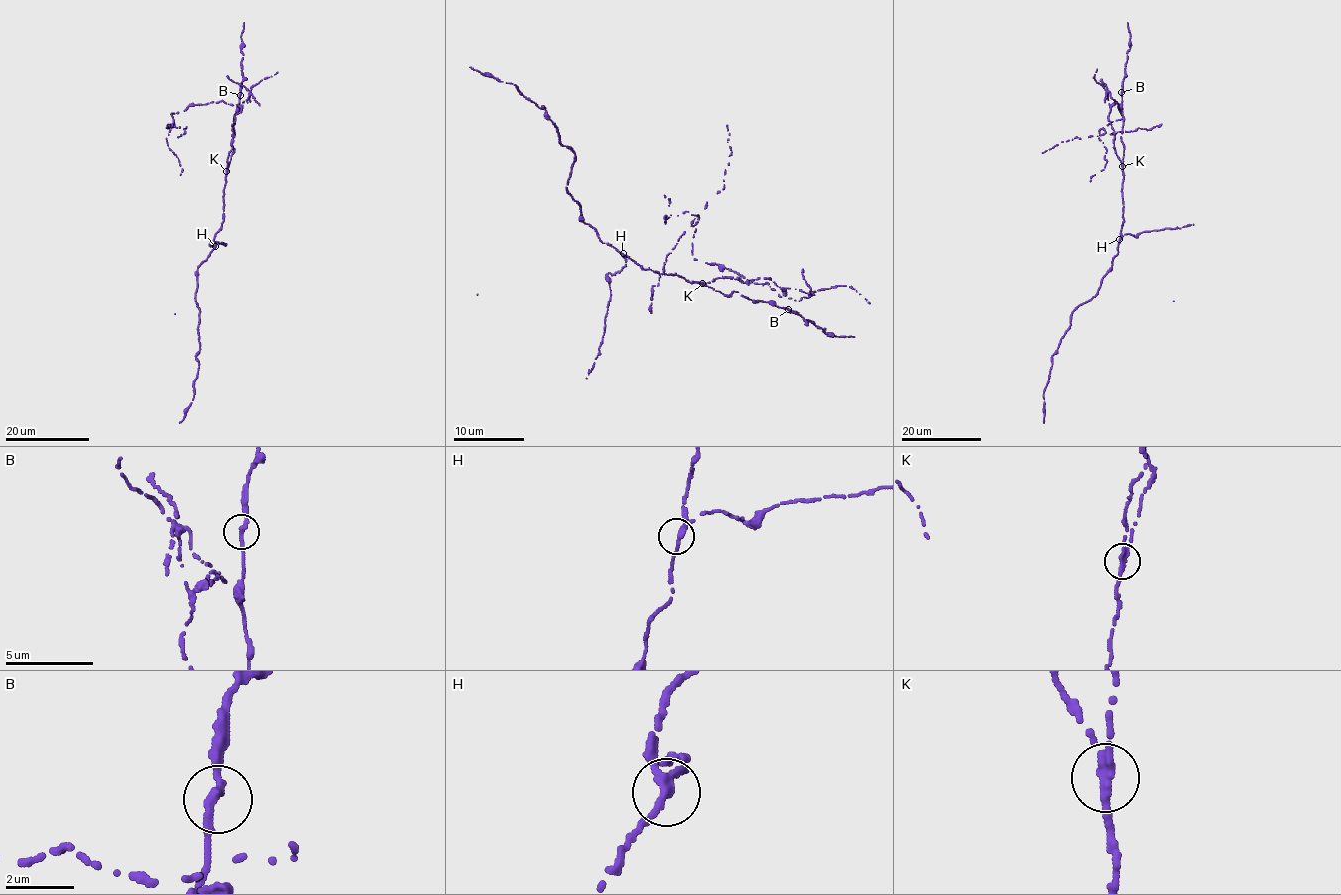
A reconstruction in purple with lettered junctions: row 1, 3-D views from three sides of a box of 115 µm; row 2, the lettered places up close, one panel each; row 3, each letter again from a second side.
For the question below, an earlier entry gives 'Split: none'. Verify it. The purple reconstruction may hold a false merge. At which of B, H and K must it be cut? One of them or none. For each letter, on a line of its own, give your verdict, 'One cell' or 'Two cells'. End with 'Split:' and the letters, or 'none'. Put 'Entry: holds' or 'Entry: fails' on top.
Entry: fails
B: One cell
H: One cell
K: Two cells
Split: K

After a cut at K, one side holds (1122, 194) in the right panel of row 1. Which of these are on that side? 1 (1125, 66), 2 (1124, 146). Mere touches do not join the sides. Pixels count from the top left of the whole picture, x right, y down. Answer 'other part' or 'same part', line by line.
1: same part
2: same part

